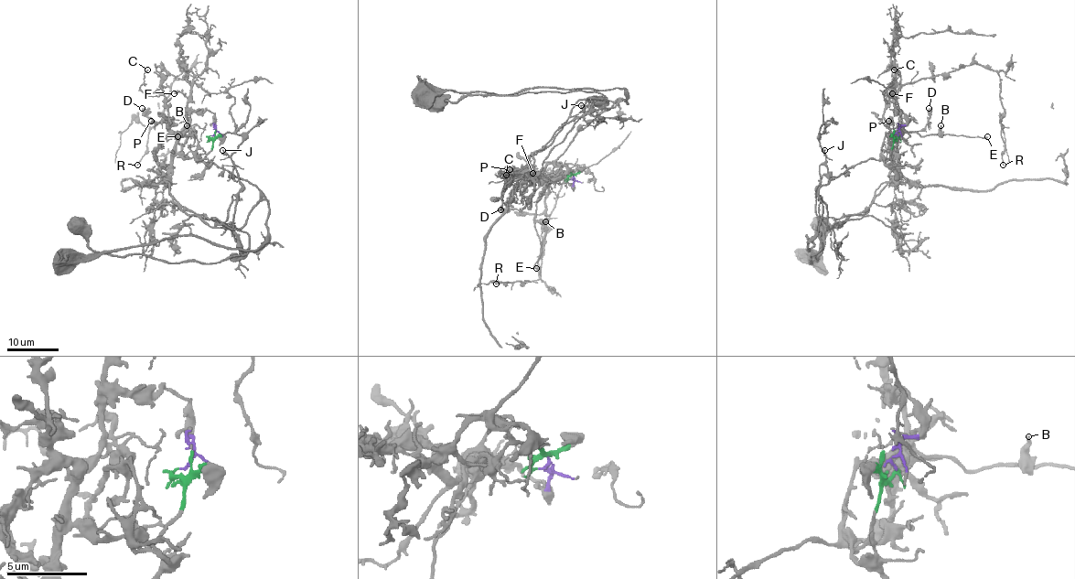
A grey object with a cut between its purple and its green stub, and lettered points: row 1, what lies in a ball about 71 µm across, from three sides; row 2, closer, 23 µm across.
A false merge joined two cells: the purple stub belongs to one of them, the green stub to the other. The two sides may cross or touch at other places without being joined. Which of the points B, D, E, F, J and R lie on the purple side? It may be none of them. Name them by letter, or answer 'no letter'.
B, D, E, F, R

